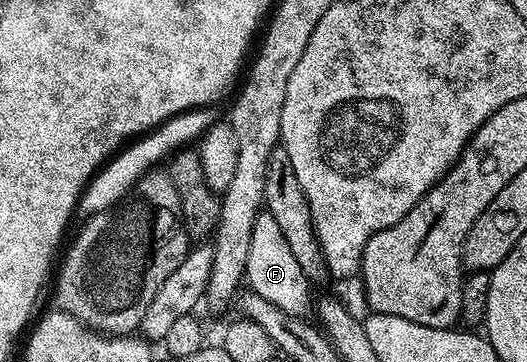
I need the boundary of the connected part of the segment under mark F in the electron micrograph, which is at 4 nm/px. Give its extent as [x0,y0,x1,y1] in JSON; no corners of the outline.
[244,211,310,316]

